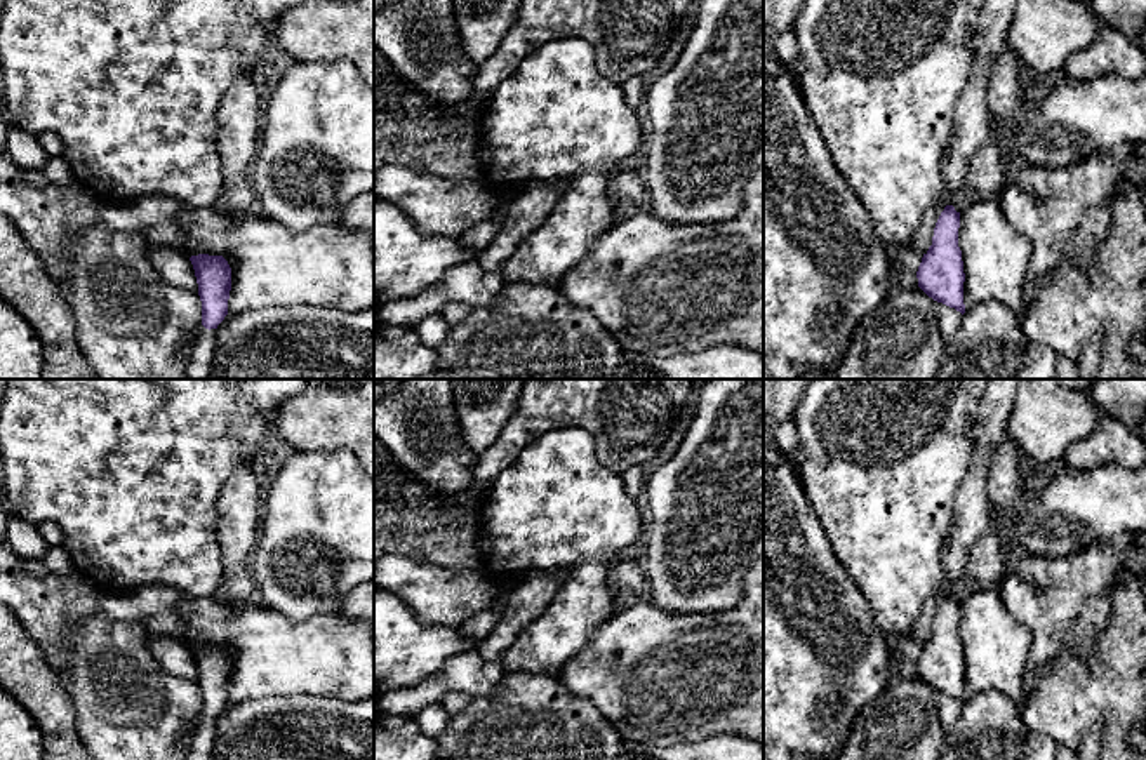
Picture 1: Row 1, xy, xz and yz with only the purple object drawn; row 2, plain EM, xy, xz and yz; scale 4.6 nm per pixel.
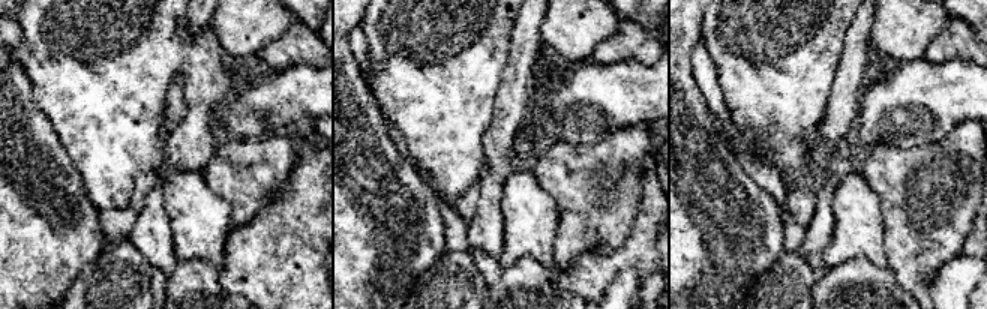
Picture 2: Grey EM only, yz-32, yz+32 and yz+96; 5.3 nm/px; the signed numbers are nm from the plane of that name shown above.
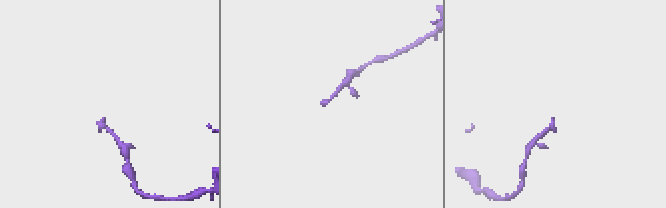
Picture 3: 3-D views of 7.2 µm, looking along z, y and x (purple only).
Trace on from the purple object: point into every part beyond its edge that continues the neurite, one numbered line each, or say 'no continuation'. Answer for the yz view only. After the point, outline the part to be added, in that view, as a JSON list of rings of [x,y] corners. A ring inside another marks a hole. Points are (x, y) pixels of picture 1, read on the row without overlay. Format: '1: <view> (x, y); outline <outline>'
1: yz (971, 506); outline [[[989,379],[983,397],[976,428],[974,456],[955,499],[955,517],[943,563],[948,574],[948,595],[962,602],[972,590],[965,563],[970,546],[983,536],[988,510],[989,457],[1005,438],[1019,379]]]

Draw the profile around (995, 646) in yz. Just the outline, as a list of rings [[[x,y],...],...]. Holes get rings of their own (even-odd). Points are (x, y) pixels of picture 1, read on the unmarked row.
[[[972,588],[960,602],[965,701],[996,690],[1024,706],[1024,666],[1033,635],[1005,609],[998,591]]]

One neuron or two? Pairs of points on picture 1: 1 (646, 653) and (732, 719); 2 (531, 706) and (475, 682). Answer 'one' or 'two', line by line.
1: one
2: two

